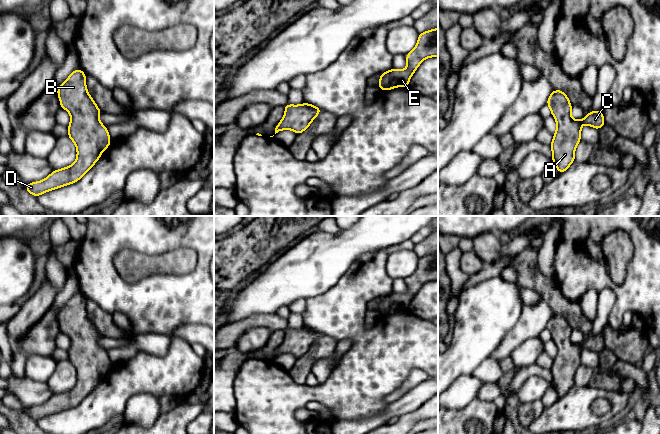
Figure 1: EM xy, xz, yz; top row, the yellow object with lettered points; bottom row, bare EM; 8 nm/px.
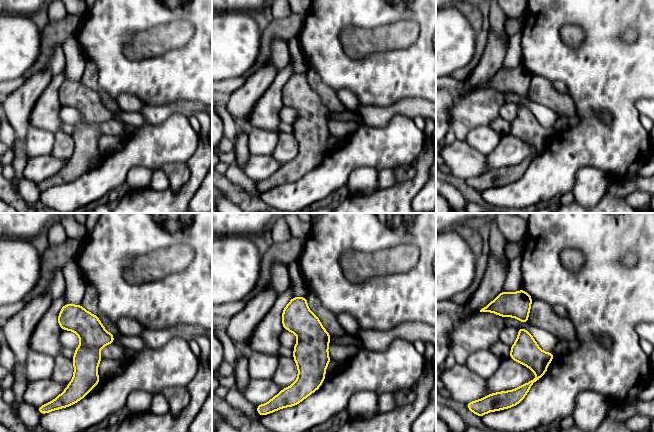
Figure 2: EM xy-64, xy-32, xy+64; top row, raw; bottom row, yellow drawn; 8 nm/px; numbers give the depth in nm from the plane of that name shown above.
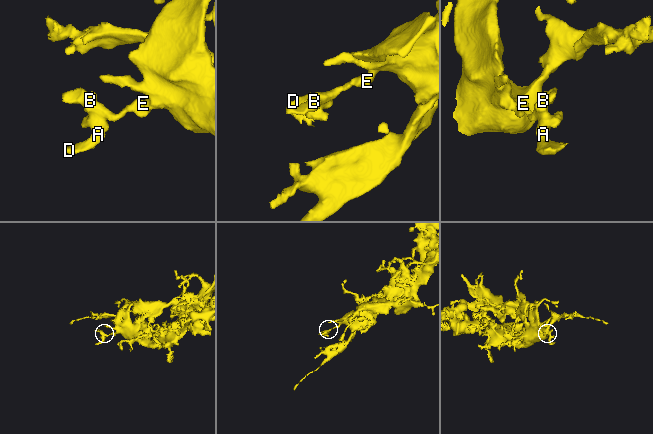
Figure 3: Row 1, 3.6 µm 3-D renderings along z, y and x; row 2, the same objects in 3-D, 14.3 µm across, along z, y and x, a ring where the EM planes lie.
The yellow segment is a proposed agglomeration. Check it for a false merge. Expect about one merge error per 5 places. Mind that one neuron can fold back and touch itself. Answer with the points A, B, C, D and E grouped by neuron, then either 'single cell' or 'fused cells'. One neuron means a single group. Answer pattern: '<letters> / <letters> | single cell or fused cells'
A B C D E | single cell

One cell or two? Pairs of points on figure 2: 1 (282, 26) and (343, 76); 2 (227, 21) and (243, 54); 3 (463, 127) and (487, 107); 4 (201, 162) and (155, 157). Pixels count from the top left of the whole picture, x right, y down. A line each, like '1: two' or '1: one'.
1: two
2: one
3: one
4: two

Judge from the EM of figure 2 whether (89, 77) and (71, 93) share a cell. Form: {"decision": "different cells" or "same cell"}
{"decision": "same cell"}

